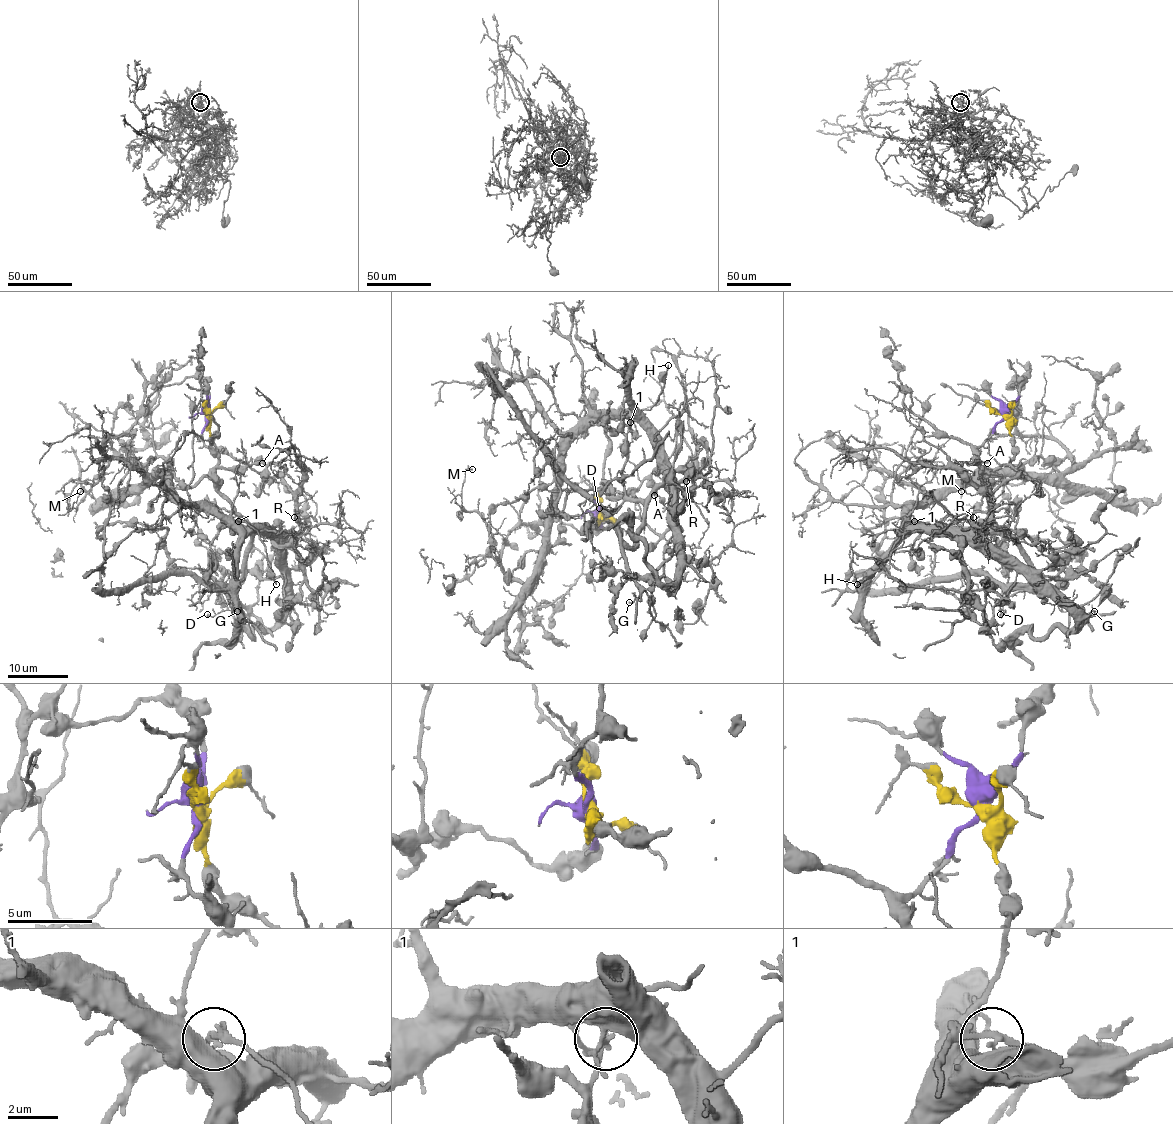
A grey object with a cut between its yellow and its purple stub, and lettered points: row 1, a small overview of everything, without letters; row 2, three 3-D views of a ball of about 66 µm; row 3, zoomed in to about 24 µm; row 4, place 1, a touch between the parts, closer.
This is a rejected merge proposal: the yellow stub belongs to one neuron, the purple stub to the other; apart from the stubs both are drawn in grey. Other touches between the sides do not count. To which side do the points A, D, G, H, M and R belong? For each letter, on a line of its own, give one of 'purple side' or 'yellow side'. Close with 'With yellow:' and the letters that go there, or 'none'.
A: purple side
D: purple side
G: purple side
H: purple side
M: yellow side
R: yellow side
With yellow: M, R

